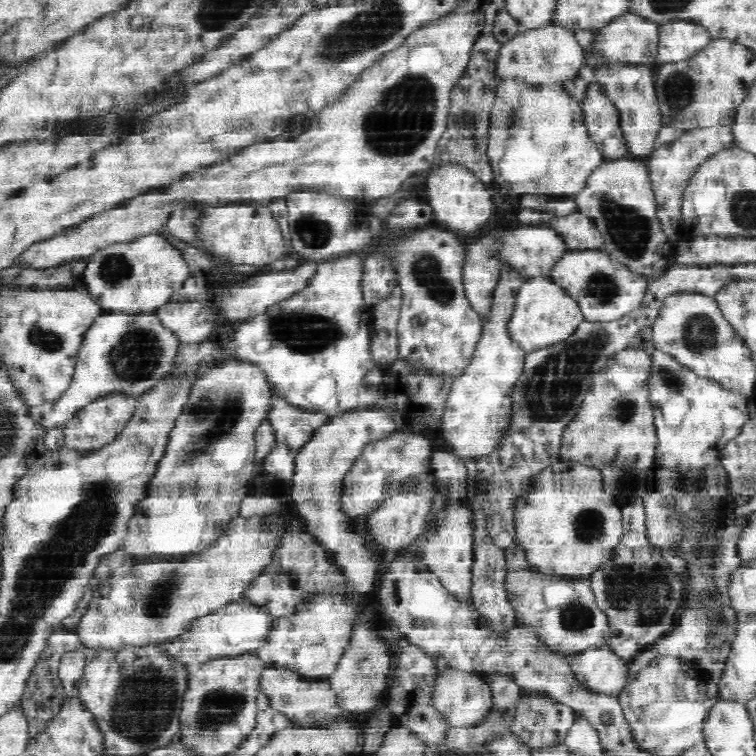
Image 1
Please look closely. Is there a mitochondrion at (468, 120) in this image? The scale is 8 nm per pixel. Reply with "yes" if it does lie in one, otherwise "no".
no

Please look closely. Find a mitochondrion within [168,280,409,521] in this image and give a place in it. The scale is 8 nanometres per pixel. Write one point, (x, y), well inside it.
(218, 415)

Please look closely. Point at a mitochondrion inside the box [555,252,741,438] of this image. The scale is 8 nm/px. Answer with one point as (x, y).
(700, 334)

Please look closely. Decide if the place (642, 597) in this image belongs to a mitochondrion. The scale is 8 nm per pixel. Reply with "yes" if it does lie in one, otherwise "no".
yes

